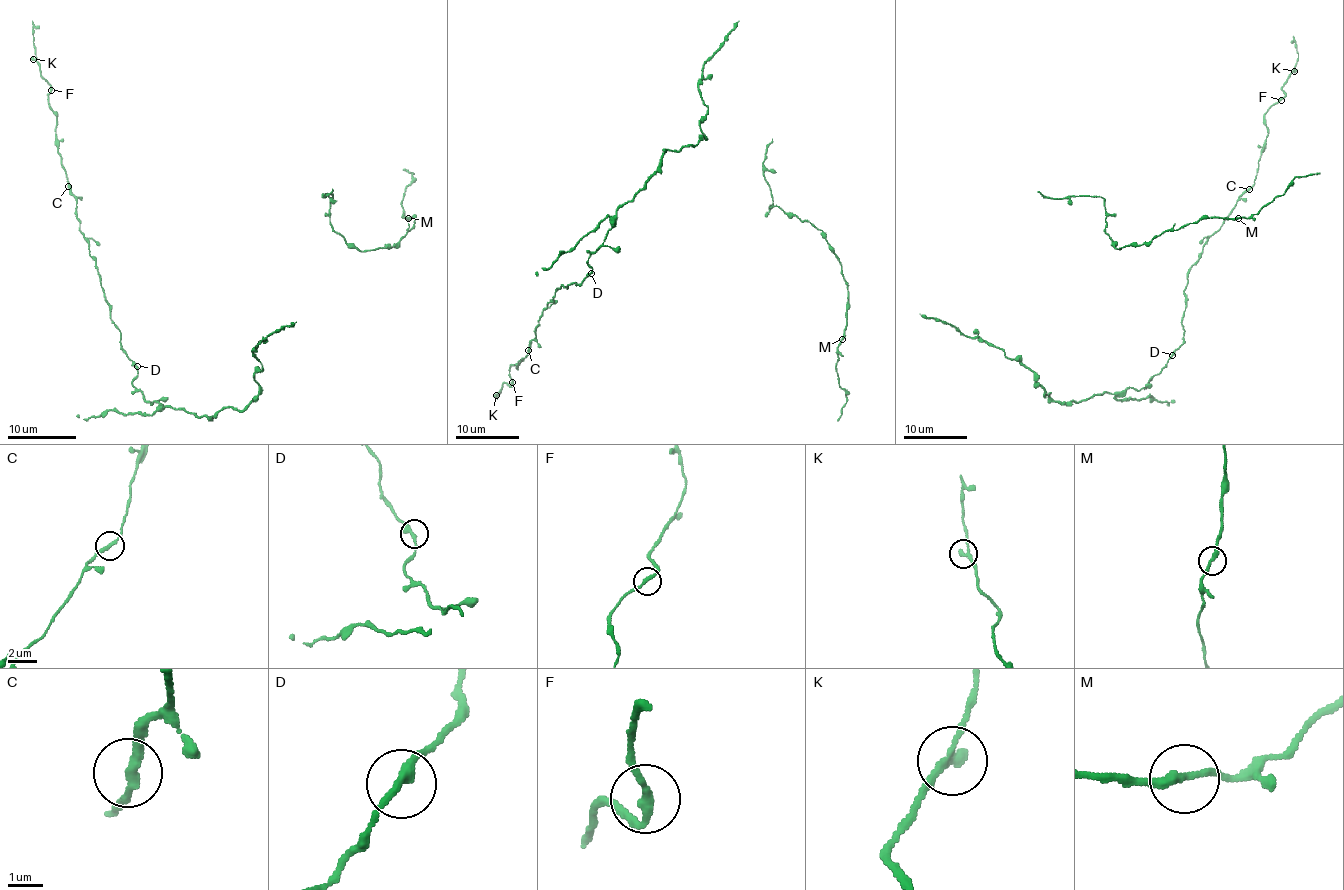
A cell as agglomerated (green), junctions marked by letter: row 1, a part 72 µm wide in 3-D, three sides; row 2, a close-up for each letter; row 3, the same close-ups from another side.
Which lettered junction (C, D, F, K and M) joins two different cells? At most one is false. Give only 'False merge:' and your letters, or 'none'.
False merge: none

